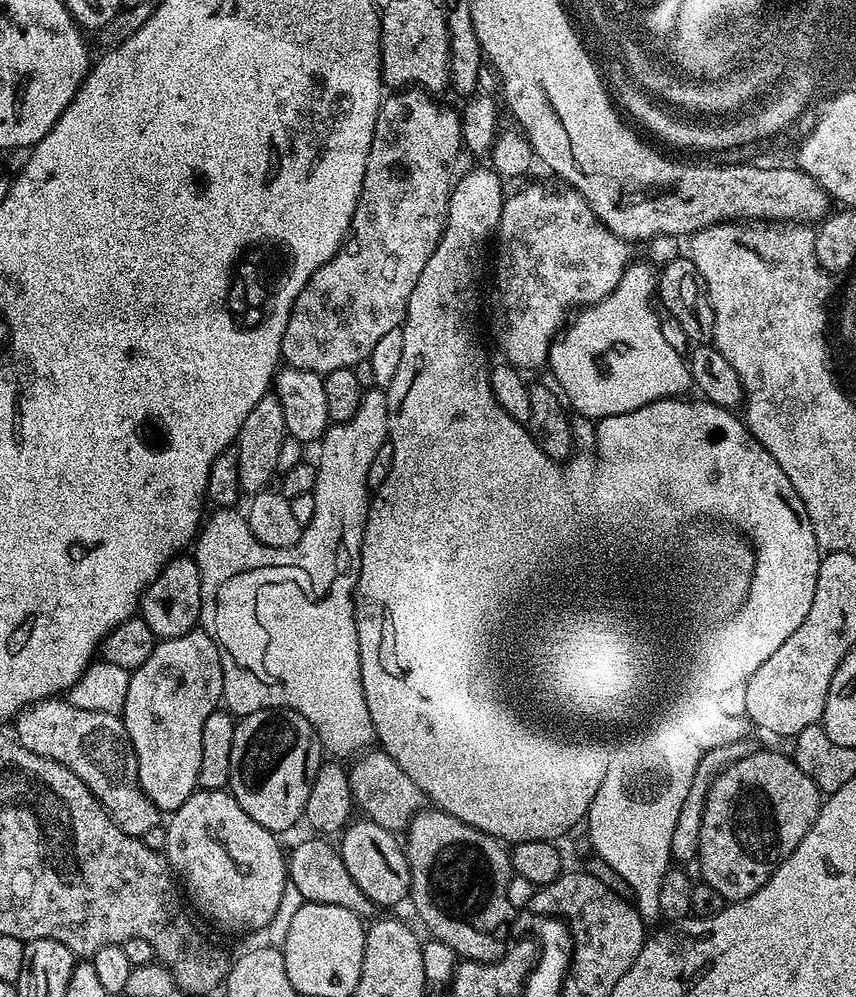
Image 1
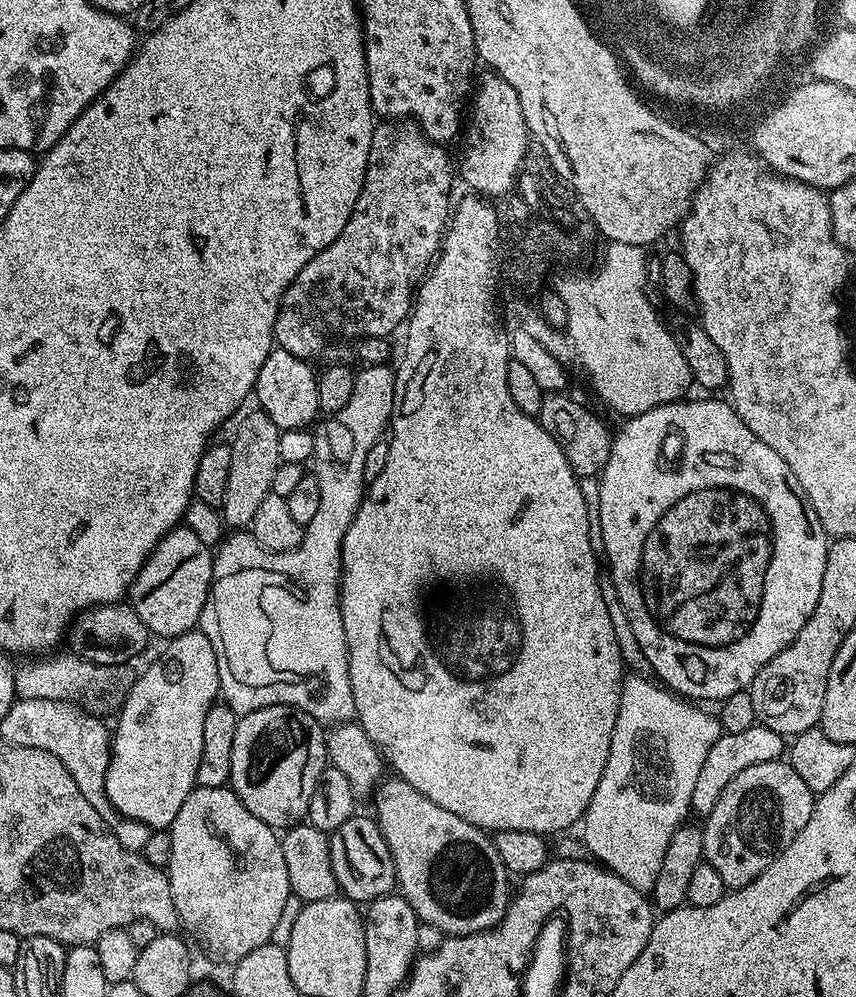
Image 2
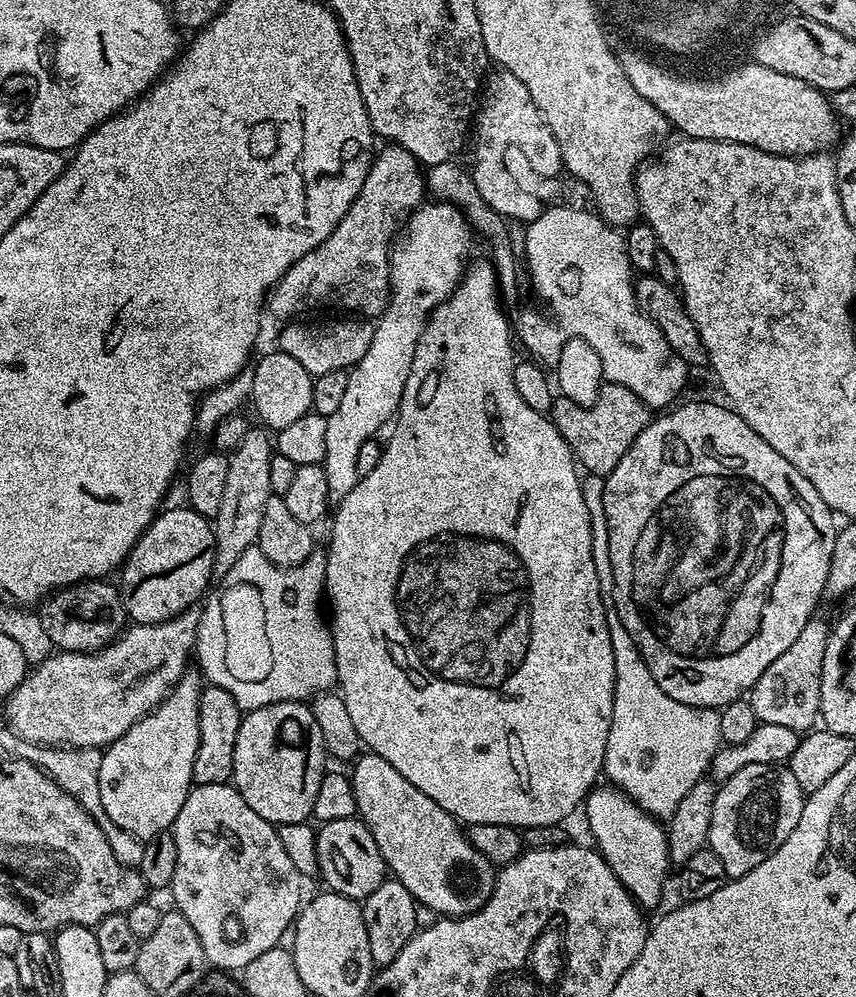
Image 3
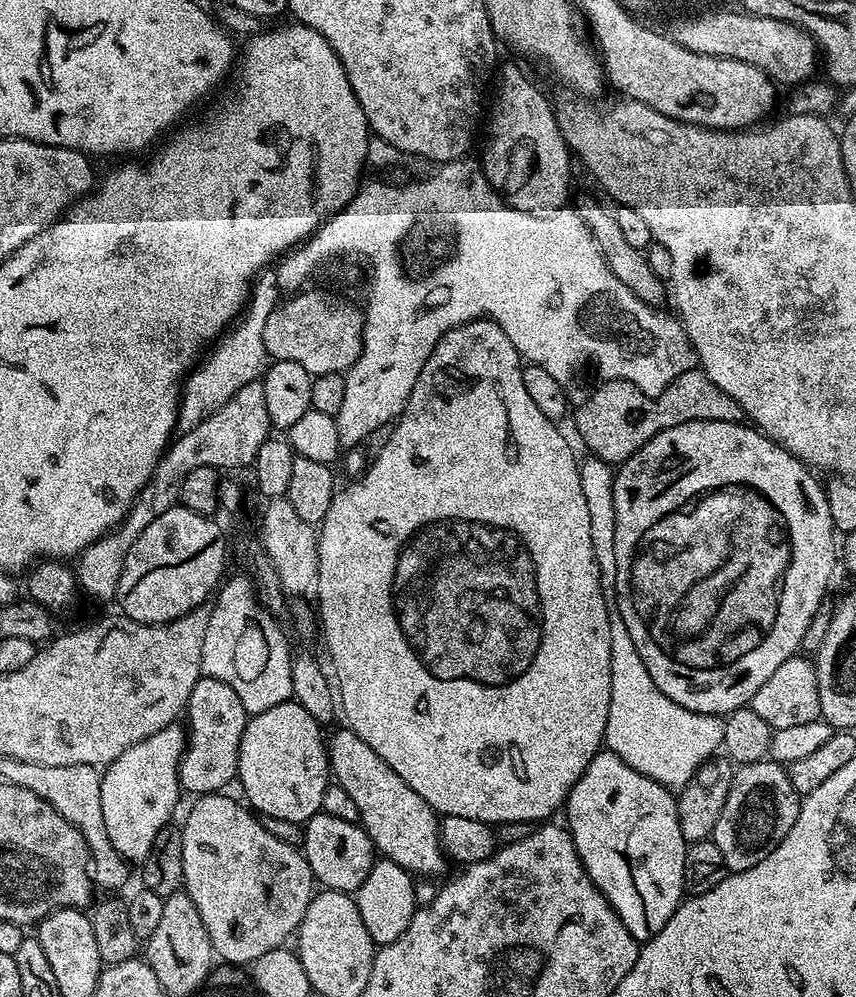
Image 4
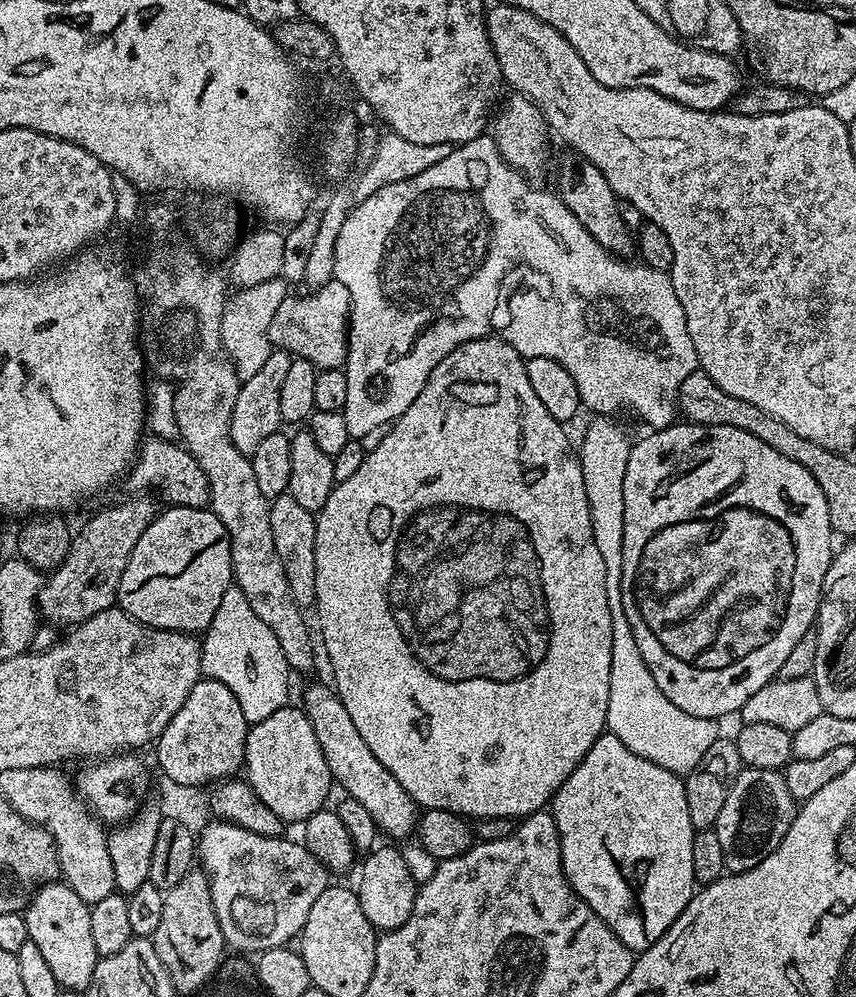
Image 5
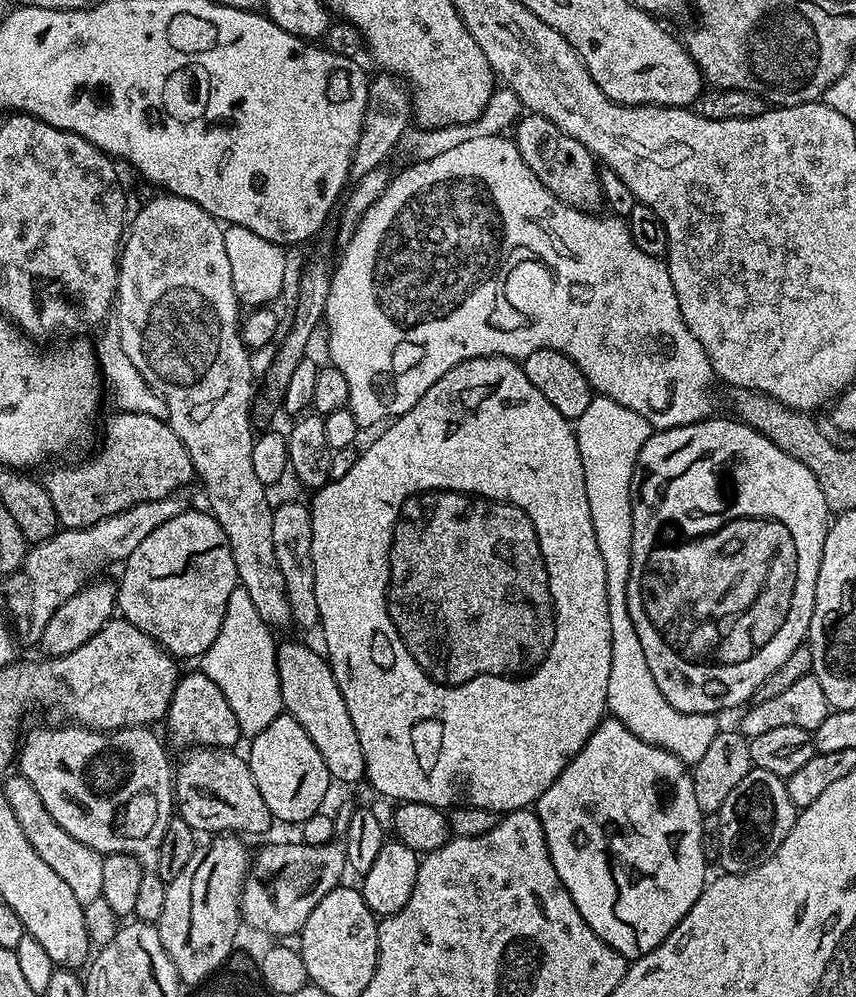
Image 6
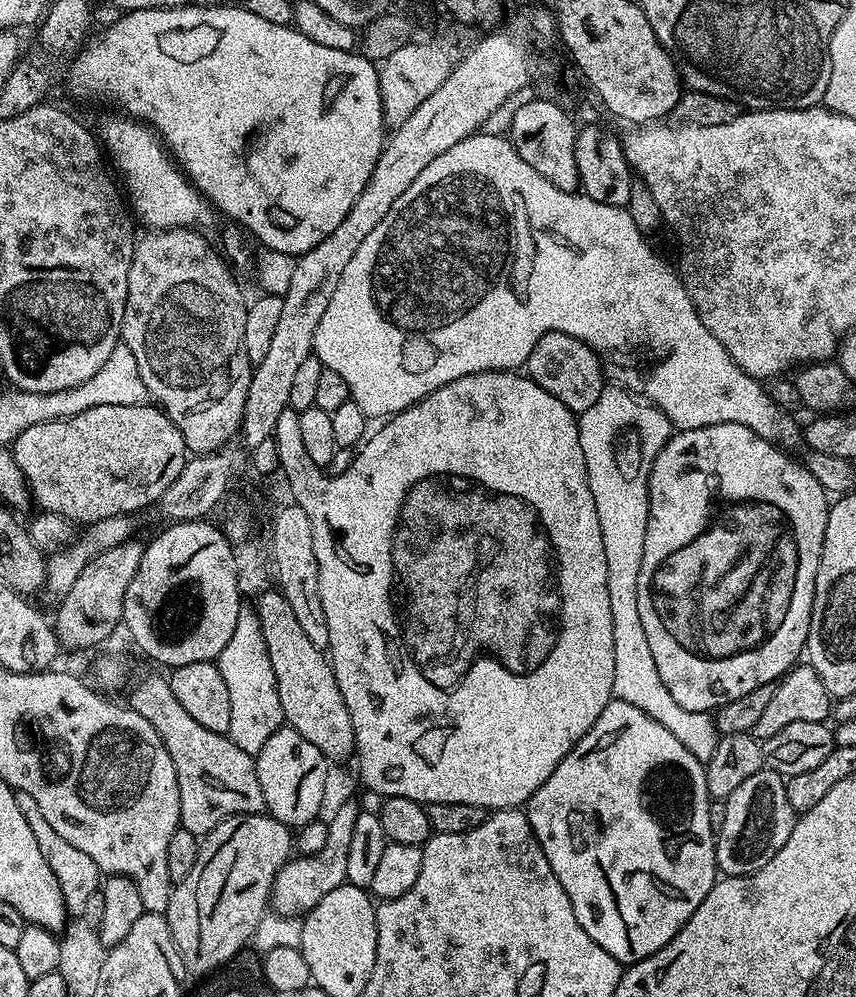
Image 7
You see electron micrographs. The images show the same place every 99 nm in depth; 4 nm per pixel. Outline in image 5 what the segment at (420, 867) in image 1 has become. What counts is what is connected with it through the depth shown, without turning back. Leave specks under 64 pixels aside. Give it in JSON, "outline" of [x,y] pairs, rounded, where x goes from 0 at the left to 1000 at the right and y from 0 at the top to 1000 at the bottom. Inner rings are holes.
{"outline":[[[364,686],[355,694],[353,703],[355,715],[362,720],[362,728],[367,728],[367,736],[371,740],[371,748],[376,748],[376,756],[386,768],[386,776],[394,787],[403,790],[405,797],[412,802],[423,804],[428,812],[432,812],[432,820],[437,820],[440,831],[453,839],[477,839],[488,830],[488,807],[485,802],[470,792],[465,780],[437,760],[437,755],[418,736],[414,724],[409,724],[409,716],[404,708],[400,708],[391,689],[379,686]]]}

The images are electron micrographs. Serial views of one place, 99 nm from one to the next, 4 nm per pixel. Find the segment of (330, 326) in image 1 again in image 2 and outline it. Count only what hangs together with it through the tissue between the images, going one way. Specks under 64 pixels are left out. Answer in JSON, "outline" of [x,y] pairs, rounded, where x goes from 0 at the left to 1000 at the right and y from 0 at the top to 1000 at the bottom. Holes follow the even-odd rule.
{"outline":[[[450,119],[436,127],[435,141],[432,142],[432,158],[428,166],[428,179],[423,183],[423,191],[418,195],[418,203],[414,207],[404,227],[400,227],[400,235],[395,235],[395,239],[390,243],[386,243],[386,247],[381,247],[381,251],[367,255],[367,259],[362,259],[362,263],[357,263],[357,267],[353,267],[353,271],[348,271],[348,275],[341,280],[339,287],[327,297],[327,310],[318,328],[321,348],[334,351],[354,361],[363,362],[366,360],[364,356],[368,353],[376,352],[382,347],[383,341],[411,341],[411,343],[419,343],[431,340],[433,337],[453,339],[458,337],[457,333],[466,325],[468,328],[475,322],[484,304],[486,290],[489,289],[492,281],[499,277],[500,271],[505,268],[514,252],[514,247],[519,243],[519,235],[526,220],[526,210],[530,205],[530,197],[528,201],[530,160],[523,157],[523,150],[520,145],[508,144],[506,140],[500,139],[489,124],[484,120]]]}

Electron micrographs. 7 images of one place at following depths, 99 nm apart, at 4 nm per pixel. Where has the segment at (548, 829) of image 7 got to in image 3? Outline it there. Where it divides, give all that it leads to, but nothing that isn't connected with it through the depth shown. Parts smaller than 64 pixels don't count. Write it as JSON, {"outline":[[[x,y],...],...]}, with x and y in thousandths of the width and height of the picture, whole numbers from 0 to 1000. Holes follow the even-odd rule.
{"outline":[[[697,788],[687,795],[680,807],[680,815],[687,821],[687,830],[692,834],[694,850],[701,860],[720,875],[720,879],[731,889],[731,893],[743,902],[749,912],[758,913],[771,903],[776,895],[776,886],[780,883],[780,836],[777,827],[768,819],[751,814],[741,803],[718,788]],[[729,826],[729,855],[736,866],[743,870],[743,883],[734,879],[724,868],[724,829]]]}

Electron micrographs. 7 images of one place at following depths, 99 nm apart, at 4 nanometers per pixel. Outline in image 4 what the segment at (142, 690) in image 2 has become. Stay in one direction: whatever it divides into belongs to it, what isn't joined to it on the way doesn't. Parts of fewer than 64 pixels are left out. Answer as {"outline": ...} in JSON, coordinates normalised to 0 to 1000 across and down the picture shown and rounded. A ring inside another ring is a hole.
{"outline":[[[209,725],[175,736],[166,744],[152,748],[147,756],[138,756],[132,766],[120,771],[117,780],[119,792],[119,820],[124,823],[124,837],[151,868],[167,868],[185,832],[202,821],[201,813],[213,799],[210,789],[210,761],[215,758],[217,734]]]}

